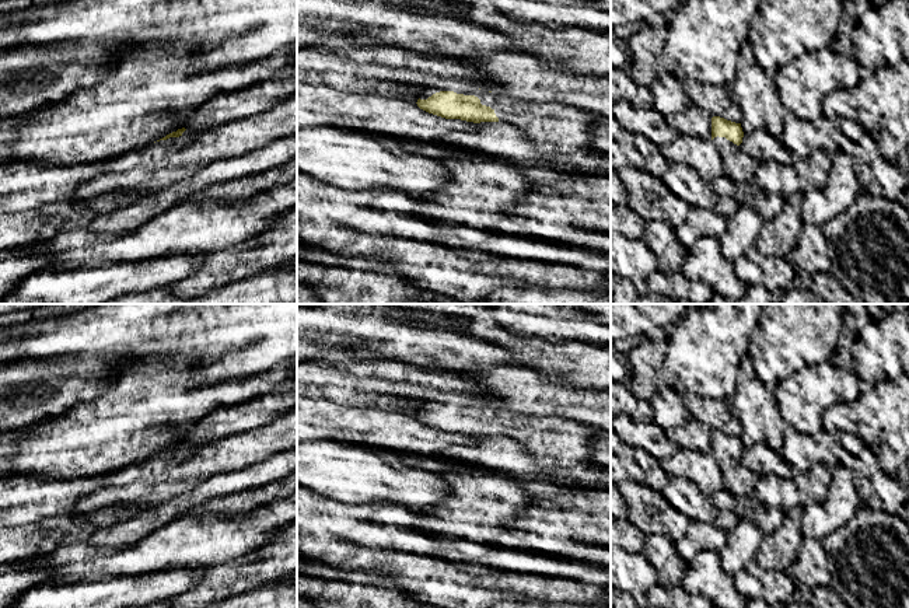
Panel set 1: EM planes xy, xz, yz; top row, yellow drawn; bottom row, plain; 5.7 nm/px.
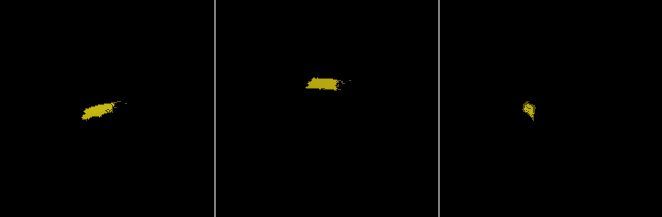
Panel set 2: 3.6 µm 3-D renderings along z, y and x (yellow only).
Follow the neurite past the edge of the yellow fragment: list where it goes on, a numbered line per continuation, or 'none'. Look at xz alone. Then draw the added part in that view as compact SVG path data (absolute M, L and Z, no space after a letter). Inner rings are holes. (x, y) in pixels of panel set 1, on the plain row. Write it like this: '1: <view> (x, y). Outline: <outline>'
1: xz (566, 443). Outline: M370 377L361 381L360 389L419 399L420 413L427 413L440 405L475 409L480 413L482 419L490 420L494 424L500 436L521 443L538 460L562 468L580 469L584 467L592 454L591 441L599 431L573 419L552 415L514 413L497 406L469 401L461 395L436 394L424 396L413 385L403 381Z

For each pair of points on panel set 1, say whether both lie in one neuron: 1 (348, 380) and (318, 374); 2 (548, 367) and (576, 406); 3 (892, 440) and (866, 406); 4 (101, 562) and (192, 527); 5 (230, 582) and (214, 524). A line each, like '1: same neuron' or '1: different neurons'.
1: same neuron
2: different neurons
3: same neuron
4: same neuron
5: different neurons

